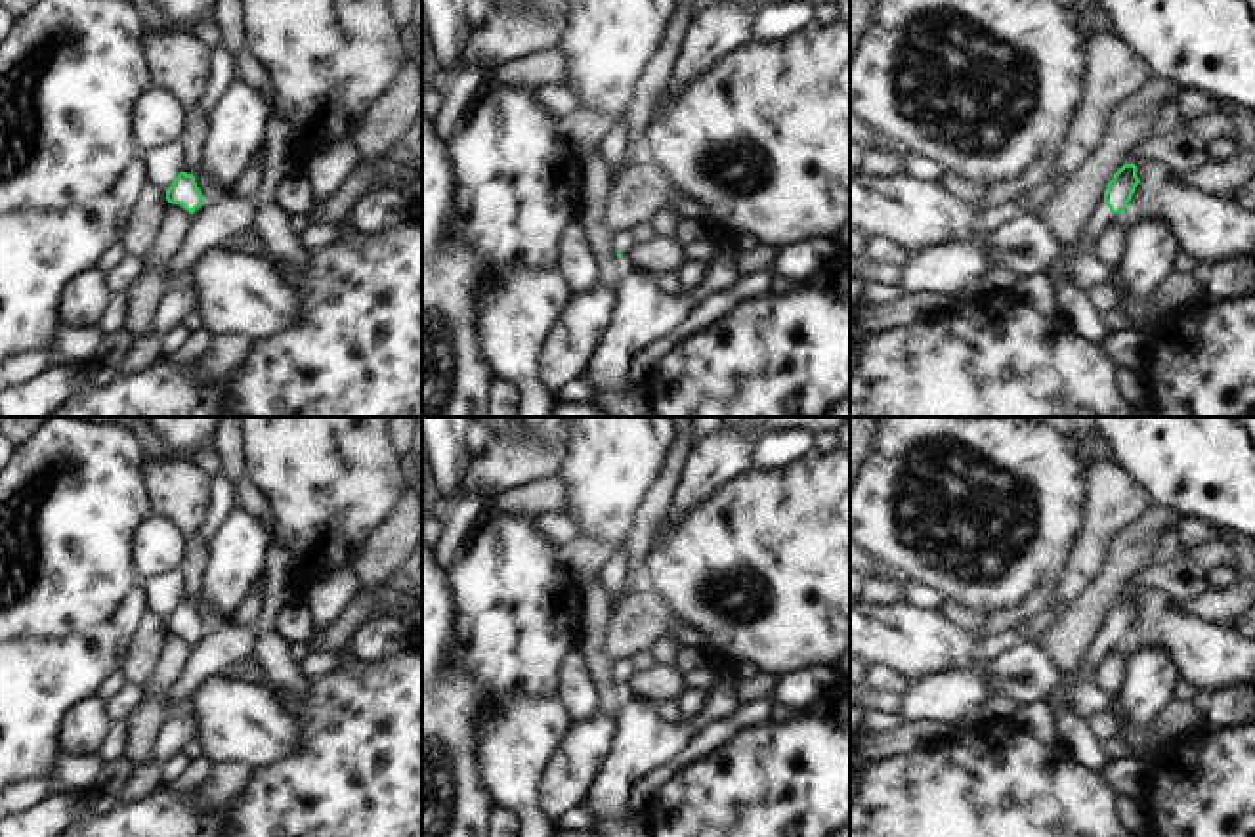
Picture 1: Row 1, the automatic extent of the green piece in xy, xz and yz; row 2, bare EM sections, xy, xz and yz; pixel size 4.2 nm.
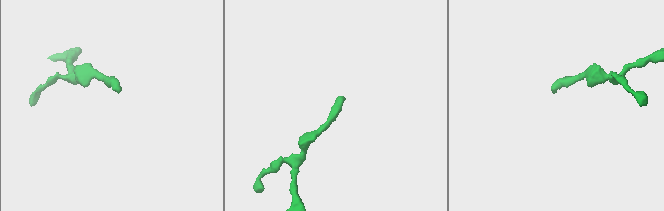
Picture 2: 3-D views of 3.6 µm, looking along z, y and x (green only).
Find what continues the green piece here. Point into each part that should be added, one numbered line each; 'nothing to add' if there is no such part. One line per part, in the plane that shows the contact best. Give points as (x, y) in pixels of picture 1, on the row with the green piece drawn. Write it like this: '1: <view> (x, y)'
1: yz (1074, 304)

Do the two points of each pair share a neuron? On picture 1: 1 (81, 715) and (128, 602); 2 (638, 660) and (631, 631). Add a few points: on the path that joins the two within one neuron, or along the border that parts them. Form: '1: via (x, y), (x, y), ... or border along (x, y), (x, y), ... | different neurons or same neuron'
1: border along (94, 692), (81, 698), (62, 717), (60, 732) | different neurons
2: border along (646, 646), (629, 658) | different neurons

